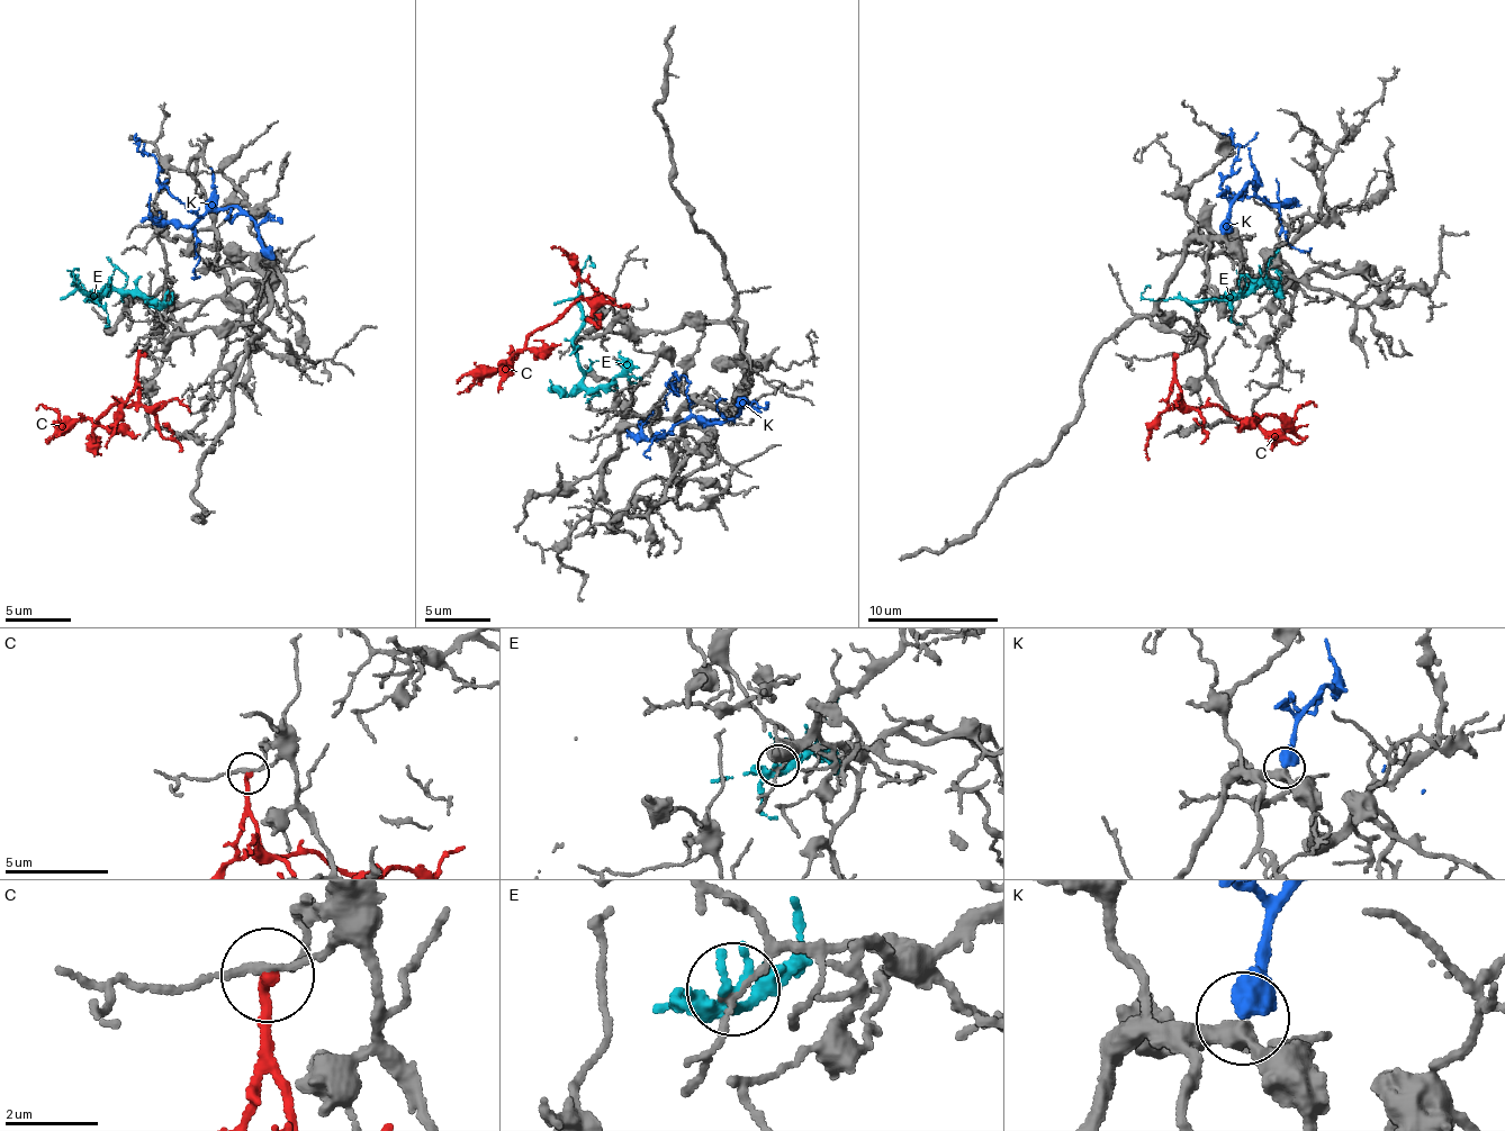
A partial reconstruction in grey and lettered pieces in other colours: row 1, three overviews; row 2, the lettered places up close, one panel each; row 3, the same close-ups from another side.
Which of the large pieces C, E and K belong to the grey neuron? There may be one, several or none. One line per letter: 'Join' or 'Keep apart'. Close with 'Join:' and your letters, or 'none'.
C: Keep apart
E: Keep apart
K: Join
Join: K

